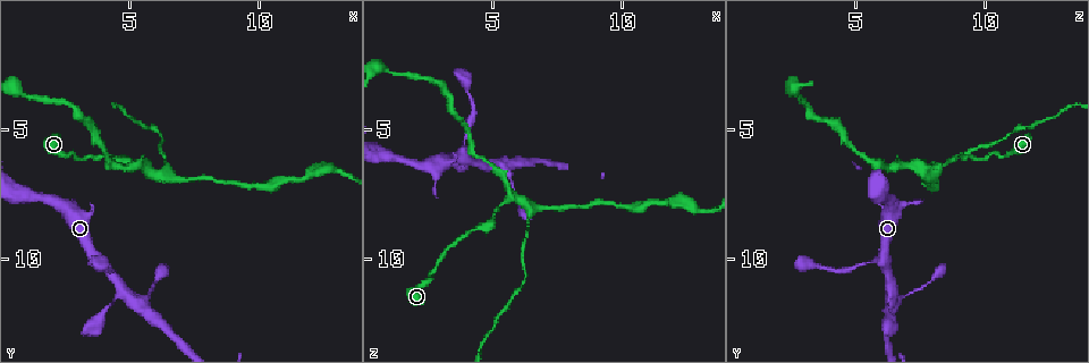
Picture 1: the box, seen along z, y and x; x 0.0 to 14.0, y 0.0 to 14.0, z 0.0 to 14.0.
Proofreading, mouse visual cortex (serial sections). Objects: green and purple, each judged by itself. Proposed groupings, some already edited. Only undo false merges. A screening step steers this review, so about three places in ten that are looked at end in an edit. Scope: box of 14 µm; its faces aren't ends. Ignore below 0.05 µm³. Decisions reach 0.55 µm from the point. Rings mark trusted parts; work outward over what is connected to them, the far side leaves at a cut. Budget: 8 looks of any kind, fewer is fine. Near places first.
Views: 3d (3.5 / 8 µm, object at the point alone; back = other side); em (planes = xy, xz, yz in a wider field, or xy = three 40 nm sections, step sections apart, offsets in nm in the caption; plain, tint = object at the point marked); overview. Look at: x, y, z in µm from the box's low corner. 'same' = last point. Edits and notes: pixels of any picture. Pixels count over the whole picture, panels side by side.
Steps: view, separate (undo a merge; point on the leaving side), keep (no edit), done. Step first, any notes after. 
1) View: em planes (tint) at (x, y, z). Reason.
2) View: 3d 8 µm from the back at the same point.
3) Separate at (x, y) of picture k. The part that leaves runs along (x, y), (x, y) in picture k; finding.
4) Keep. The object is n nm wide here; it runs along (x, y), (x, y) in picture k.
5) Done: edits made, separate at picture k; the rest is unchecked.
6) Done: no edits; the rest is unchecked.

View: 3d 8 µm at (3.9, 9.9, 6.2). Two arms in line, one across.

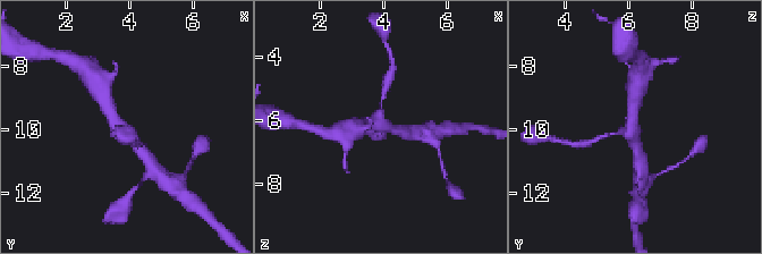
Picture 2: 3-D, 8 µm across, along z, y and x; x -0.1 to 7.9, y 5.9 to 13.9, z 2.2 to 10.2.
View: 3d 3.5 µm at (3.8, 10.0, 6.1). Zoom in.

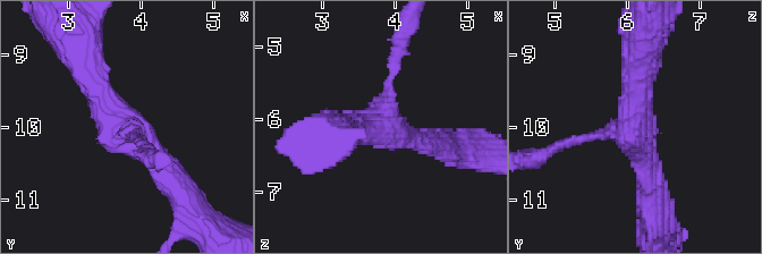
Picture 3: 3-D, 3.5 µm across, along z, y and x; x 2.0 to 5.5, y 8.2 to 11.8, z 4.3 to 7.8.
View: em planes (tint) at (3.80, 10.00, 6.15). 3 arms meet here; the arms are 150, 300, 400 nm wide.

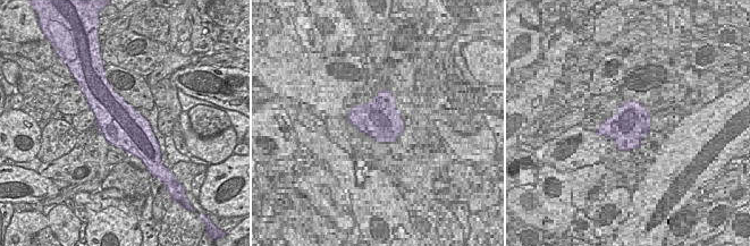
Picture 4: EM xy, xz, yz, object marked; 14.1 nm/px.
Keep. Continuous, no second cell.

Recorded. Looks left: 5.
View: 3d 3.5 µm from the back at (4.0, 12.1, 6.3). Calibre changes.

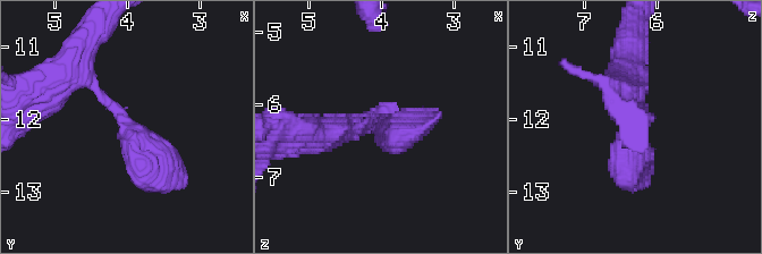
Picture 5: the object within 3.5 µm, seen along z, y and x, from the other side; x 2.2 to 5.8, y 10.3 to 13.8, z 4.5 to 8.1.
View: em xy step 5 (plain) at (4.00, 12.00, 6.20). The arms are 200, 400 nm wide; need the tissue.

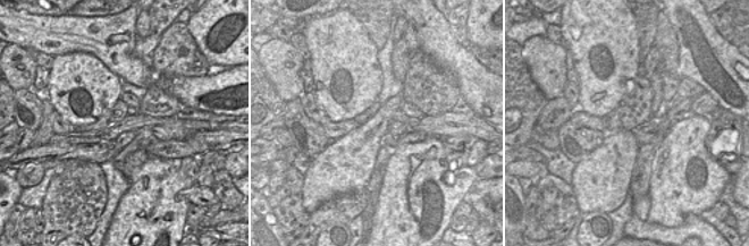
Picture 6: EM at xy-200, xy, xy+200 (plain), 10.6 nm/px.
View: em xy step 5 (tint) at the same point.

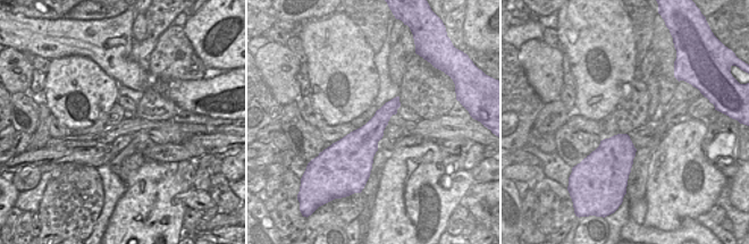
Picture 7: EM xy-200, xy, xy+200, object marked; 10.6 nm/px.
Keep. It runs along (74, 61), (140, 142), (178, 170) in picture 5; all the same cell.

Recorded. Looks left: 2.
View: 3d 8 µm at (6.4, 6.3, 8.7). A narrow waist.

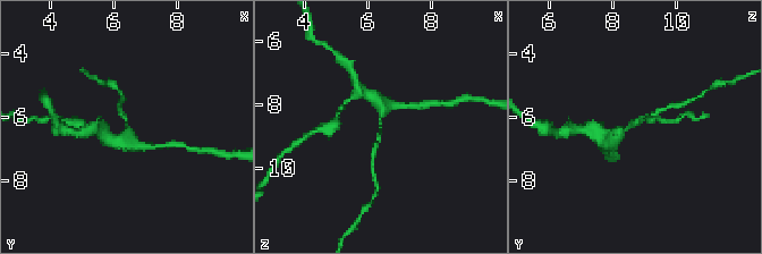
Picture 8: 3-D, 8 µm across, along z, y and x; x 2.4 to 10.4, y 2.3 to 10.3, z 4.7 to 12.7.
View: em planes (tint) at (6.3, 6.2, 8.6). The arms are 150, 400 nm wide; need the tissue.

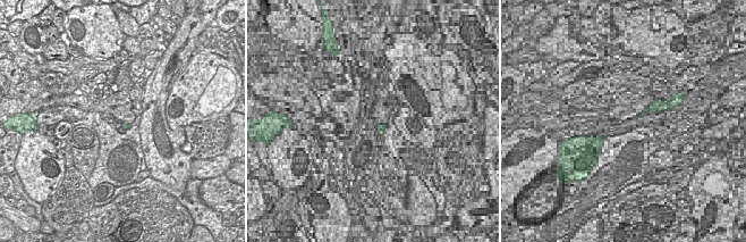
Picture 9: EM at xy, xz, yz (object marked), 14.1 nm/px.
Keep. It runs along (609, 142), (621, 128), (659, 110) in picture 8; one cell here.

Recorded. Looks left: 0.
Done: no edits; the rest is unchecked.

